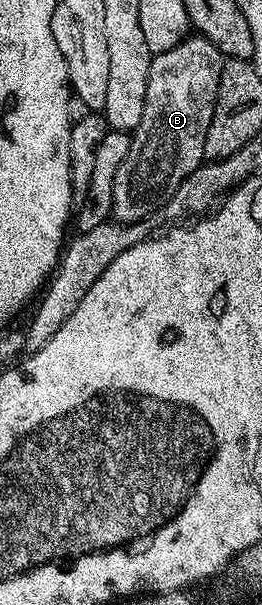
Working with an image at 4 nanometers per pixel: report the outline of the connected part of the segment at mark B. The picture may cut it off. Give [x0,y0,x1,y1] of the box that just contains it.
[112,35,226,222]

